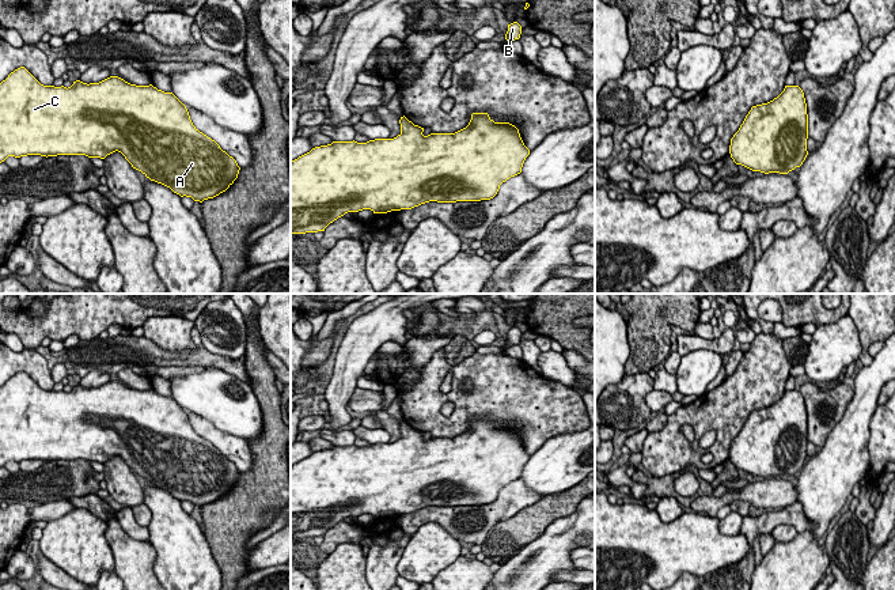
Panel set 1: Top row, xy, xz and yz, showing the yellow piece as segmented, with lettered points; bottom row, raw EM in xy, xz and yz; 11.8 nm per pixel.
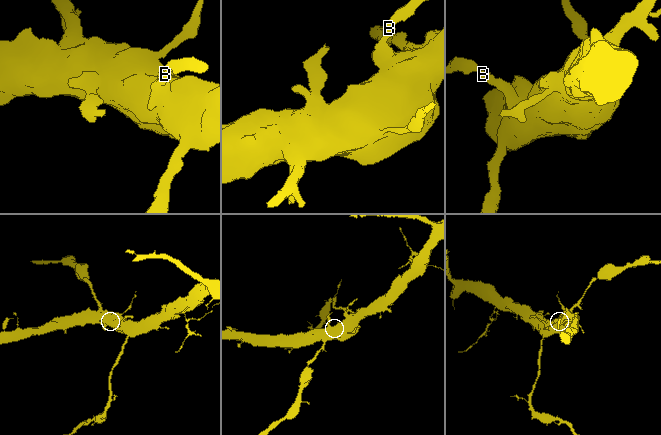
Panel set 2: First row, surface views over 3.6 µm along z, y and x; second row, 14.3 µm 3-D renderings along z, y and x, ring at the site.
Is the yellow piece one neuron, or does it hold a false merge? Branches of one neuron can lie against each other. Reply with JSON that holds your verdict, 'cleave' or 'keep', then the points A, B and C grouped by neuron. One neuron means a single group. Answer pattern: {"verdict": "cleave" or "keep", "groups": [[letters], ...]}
{"verdict": "keep", "groups": [["A", "B", "C"]]}

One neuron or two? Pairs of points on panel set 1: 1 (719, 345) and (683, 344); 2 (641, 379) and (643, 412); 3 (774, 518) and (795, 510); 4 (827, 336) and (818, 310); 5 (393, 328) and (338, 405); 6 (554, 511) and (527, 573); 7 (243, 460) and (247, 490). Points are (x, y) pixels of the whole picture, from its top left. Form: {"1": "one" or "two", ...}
{"1": "one", "2": "one", "3": "one", "4": "two", "5": "one", "6": "two", "7": "two"}

